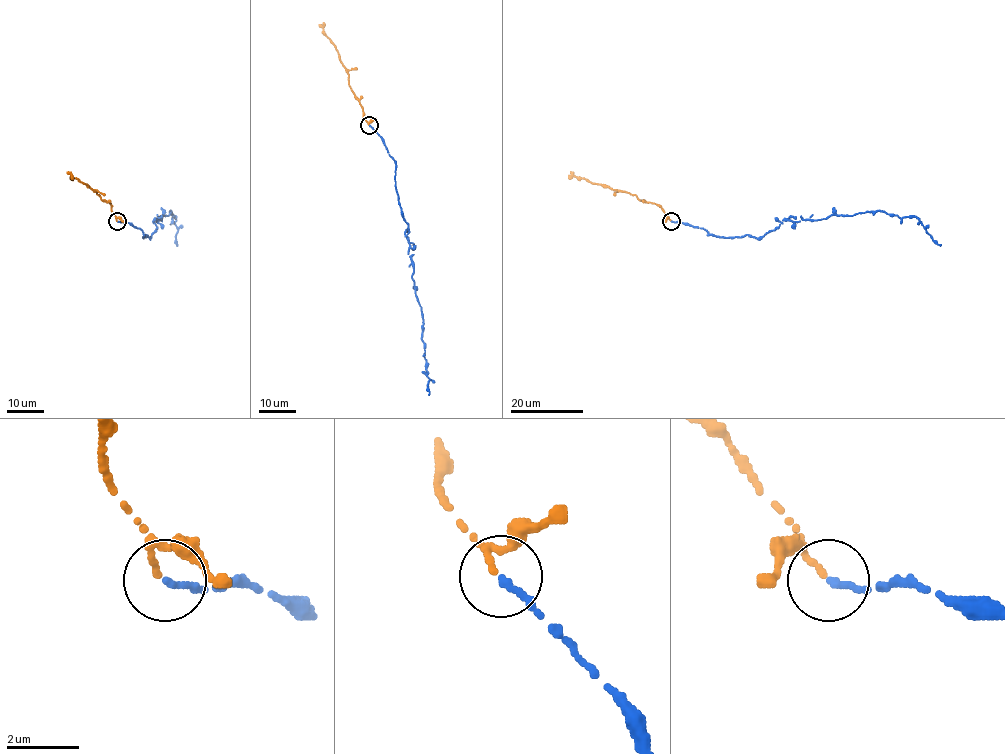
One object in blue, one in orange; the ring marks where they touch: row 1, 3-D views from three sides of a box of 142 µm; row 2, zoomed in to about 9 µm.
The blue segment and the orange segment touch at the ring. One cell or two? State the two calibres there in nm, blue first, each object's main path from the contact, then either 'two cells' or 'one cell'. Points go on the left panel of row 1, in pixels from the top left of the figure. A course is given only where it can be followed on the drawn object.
calibres 200 and 170 nm; course blue (117, 221), (150, 238), (156, 230), (154, 220), (170, 210), (176, 220), (177, 246); course orange (117, 220), (110, 203), (72, 178); one cell

